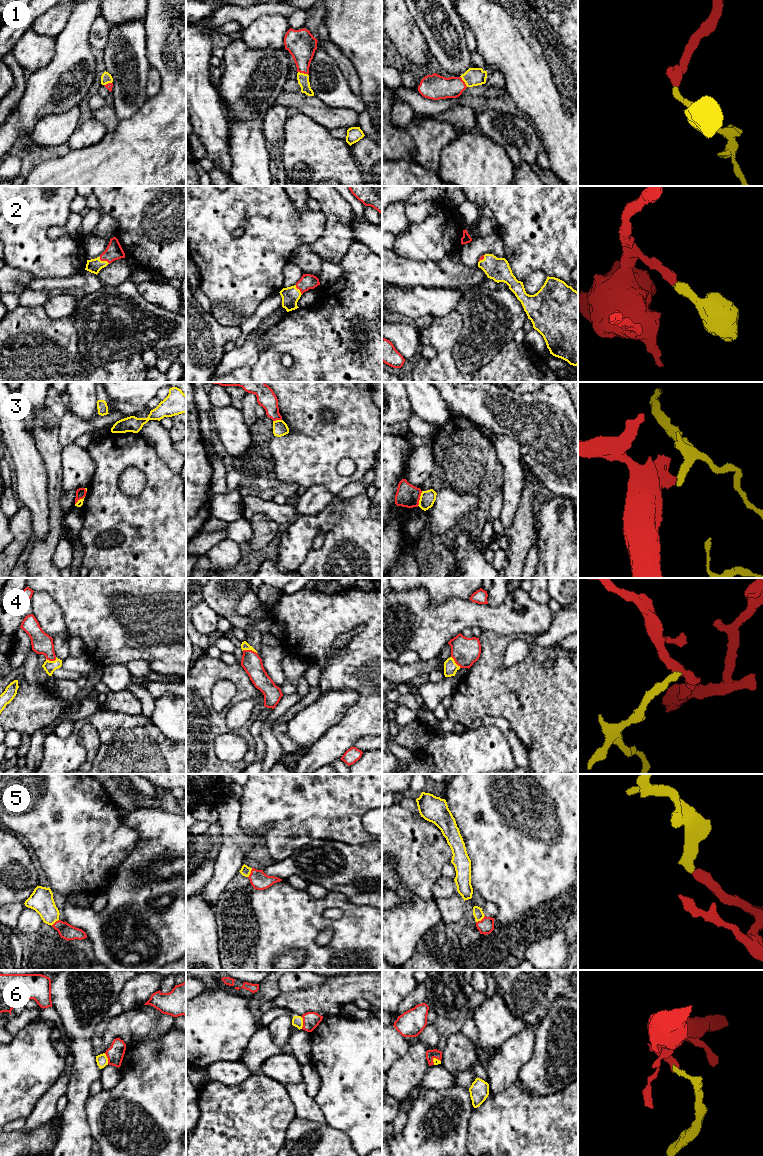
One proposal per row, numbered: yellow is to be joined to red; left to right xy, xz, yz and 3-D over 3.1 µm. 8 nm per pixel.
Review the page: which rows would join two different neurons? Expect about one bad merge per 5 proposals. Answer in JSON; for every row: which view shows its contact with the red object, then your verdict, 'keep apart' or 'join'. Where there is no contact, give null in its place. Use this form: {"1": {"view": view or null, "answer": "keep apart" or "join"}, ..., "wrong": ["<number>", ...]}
{"1": {"view": "yz", "answer": "join"}, "2": {"view": "xy", "answer": "join"}, "3": {"view": "yz", "answer": "keep apart"}, "4": {"view": "xz", "answer": "join"}, "5": {"view": "yz", "answer": "join"}, "6": {"view": "xz", "answer": "keep apart"}, "wrong": ["3", "6"]}

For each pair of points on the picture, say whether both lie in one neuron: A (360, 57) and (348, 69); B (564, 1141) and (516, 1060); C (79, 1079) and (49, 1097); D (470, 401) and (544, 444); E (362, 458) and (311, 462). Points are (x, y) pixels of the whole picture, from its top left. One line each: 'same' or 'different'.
A: different
B: different
C: different
D: same
E: same

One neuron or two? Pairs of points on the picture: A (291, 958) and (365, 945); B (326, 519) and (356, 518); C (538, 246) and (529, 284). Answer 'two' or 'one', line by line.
A: two
B: two
C: two

